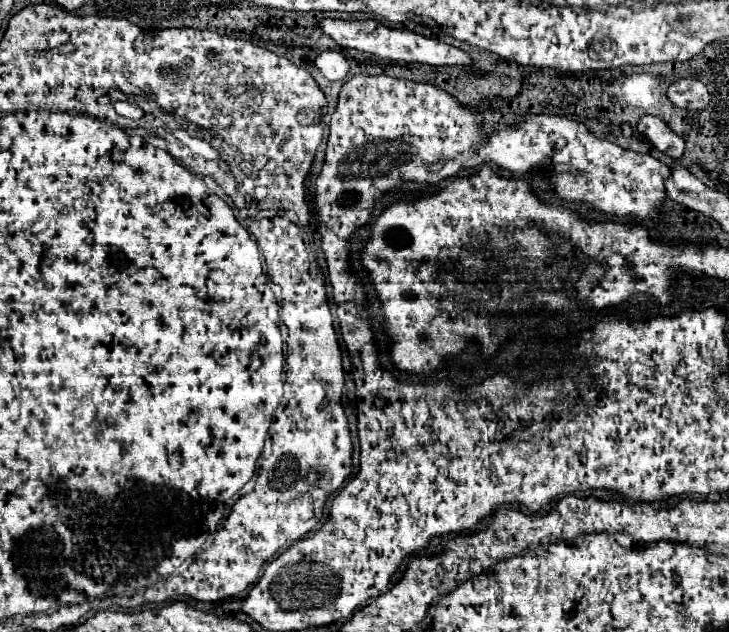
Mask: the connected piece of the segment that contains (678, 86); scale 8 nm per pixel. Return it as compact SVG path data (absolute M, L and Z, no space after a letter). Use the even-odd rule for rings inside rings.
M680 79L668 87L668 99L680 109L702 111L710 103L710 93L702 81Z

